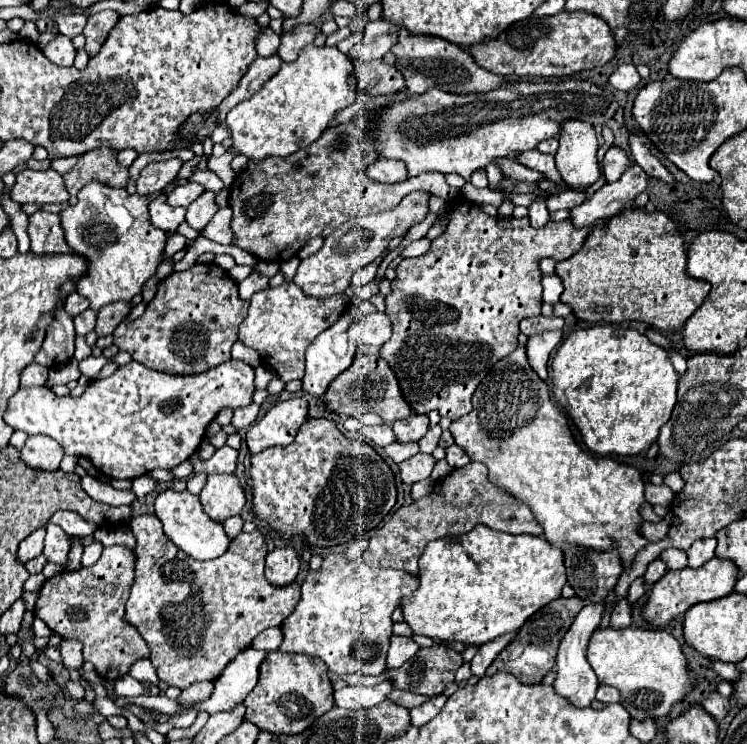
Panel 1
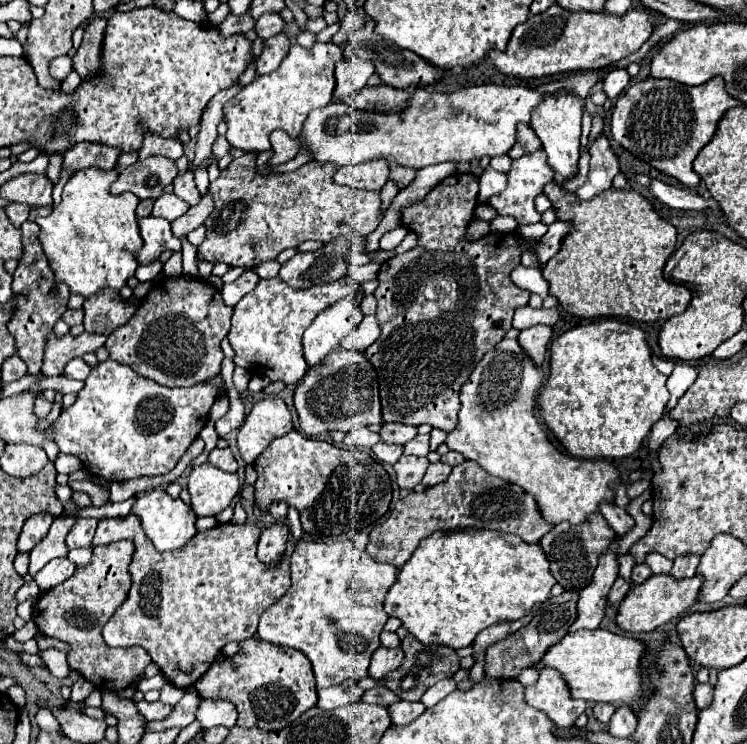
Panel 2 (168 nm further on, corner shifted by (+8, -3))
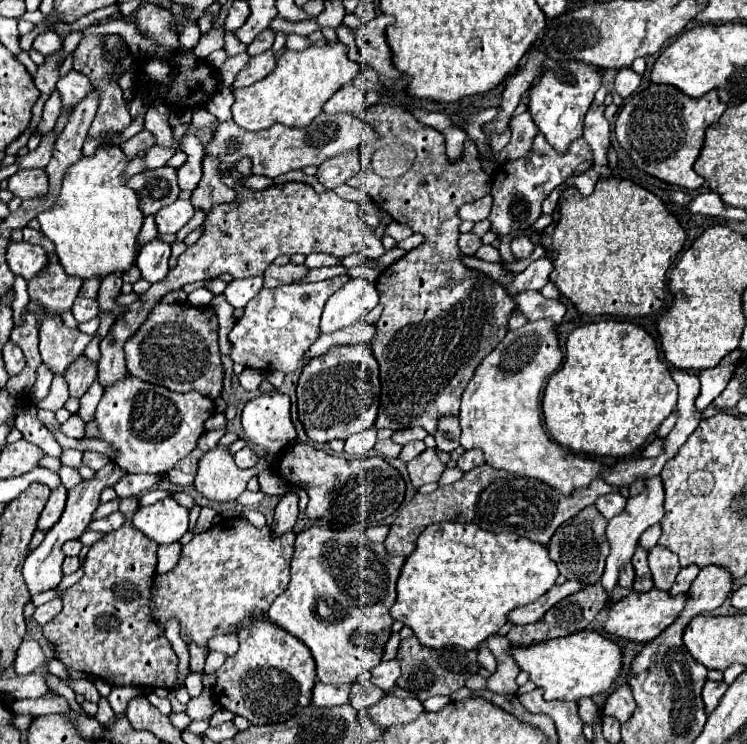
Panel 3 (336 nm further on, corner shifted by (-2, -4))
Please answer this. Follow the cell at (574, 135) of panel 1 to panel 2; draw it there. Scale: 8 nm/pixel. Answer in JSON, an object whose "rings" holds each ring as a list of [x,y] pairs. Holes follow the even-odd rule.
{"rings":[[[570,90],[558,92],[558,96],[546,96],[546,100],[534,108],[534,120],[530,122],[530,128],[538,134],[542,140],[542,146],[548,154],[548,164],[552,170],[564,178],[570,178],[578,172],[578,160],[580,160],[580,136],[582,136],[582,104],[584,100],[572,94]]]}

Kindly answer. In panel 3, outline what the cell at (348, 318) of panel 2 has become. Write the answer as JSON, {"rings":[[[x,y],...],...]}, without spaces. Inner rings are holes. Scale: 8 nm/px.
{"rings":[[[364,277],[348,279],[328,301],[322,313],[322,333],[354,325],[364,313],[378,305],[378,291],[374,283]]]}

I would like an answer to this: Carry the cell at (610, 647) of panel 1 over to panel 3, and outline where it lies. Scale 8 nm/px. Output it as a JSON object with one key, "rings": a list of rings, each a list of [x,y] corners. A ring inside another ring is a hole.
{"rings":[[[588,629],[528,647],[510,647],[508,653],[516,661],[518,669],[526,671],[530,675],[530,681],[544,691],[546,701],[578,701],[582,697],[606,693],[622,669],[620,647],[614,641]]]}

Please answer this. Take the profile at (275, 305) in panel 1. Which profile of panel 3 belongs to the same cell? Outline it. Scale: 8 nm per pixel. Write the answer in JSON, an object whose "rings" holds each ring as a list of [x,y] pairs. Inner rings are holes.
{"rings":[[[348,275],[332,277],[318,283],[300,283],[300,285],[280,285],[276,289],[262,289],[246,307],[244,315],[236,321],[234,329],[228,333],[230,341],[230,359],[244,367],[260,371],[296,371],[302,369],[308,359],[304,353],[320,335],[320,315],[324,303]]]}

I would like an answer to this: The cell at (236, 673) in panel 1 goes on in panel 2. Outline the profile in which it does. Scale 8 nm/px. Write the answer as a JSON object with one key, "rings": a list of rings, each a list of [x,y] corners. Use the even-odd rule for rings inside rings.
{"rings":[[[200,698],[200,704],[196,708],[196,720],[204,728],[212,726],[226,726],[232,728],[236,726],[238,720],[238,710],[232,702],[228,700],[214,700],[214,698]]]}

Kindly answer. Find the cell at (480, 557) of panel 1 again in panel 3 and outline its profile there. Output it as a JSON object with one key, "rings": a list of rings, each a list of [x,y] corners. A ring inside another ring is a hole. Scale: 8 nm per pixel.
{"rings":[[[432,523],[420,533],[416,549],[402,565],[402,573],[398,577],[398,599],[392,605],[390,615],[392,619],[410,627],[426,647],[438,649],[454,645],[476,649],[478,643],[488,639],[506,623],[512,609],[536,601],[536,597],[554,585],[556,577],[558,567],[548,557],[548,549],[540,543],[528,541],[516,533],[490,533],[474,523]]]}

